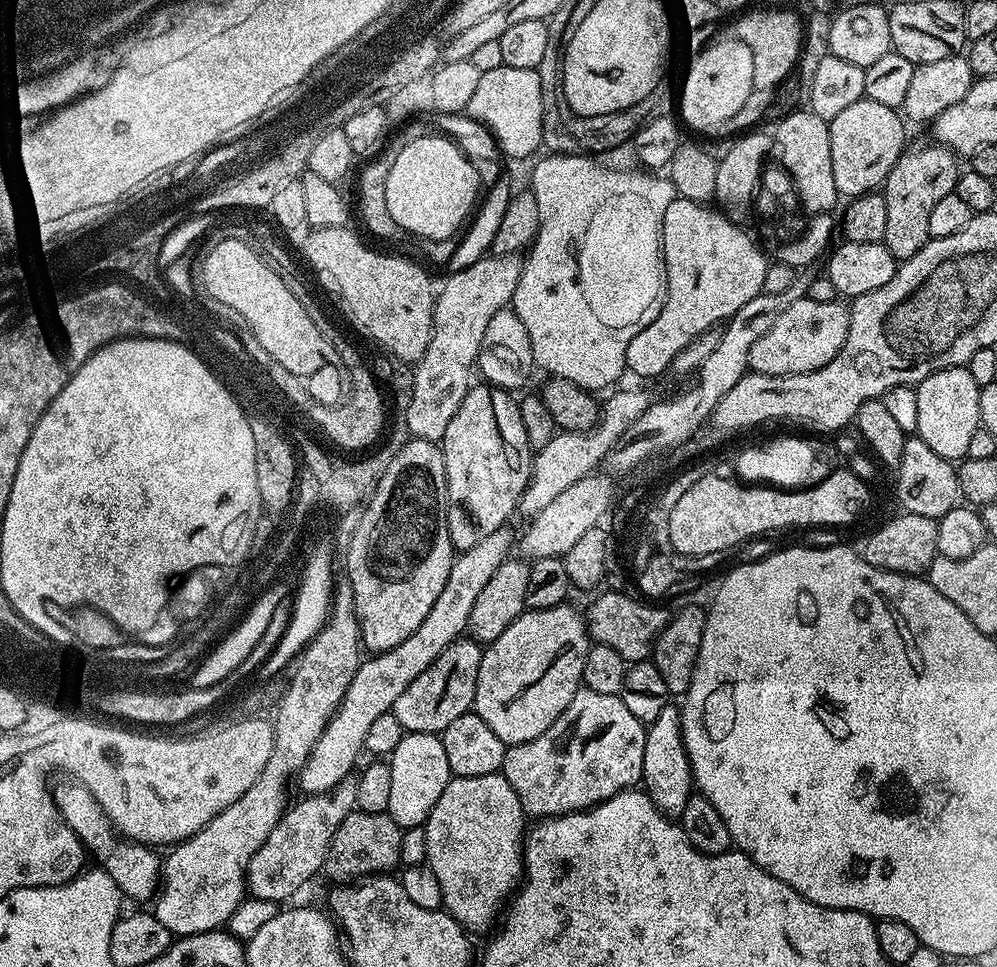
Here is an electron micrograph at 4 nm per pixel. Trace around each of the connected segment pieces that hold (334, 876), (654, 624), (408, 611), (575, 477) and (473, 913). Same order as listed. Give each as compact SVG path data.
M355 811L343 819L342 826L334 834L330 842L328 857L324 863L324 872L332 882L355 882L365 876L373 874L388 874L393 871L392 867L400 864L400 827L394 822L394 818L387 812L370 814L369 812Z
M601 591L596 601L586 608L586 623L589 637L602 646L618 653L625 662L647 660L652 655L652 648L660 637L660 631L666 627L670 612L664 608L651 608L651 603L643 599L635 600L624 592Z
M434 440L407 441L396 452L396 457L384 464L379 480L371 493L368 509L360 512L358 530L346 546L348 572L346 579L354 590L356 616L360 620L360 638L369 653L385 652L410 638L430 614L438 594L450 578L454 549L448 529L448 487L446 466L441 445Z
M624 388L621 392L613 391L608 401L603 401L601 410L600 410L600 421L598 421L593 428L588 432L565 432L563 430L557 431L556 437L554 437L551 442L547 446L542 446L542 450L538 453L535 453L534 459L532 461L532 478L529 480L528 484L524 487L524 493L520 495L520 503L518 505L519 515L524 515L524 518L531 518L533 516L537 516L542 510L546 510L546 506L550 506L550 502L554 502L554 498L558 498L558 494L562 494L562 490L567 490L569 486L574 486L574 482L578 482L582 478L586 478L587 476L593 475L597 471L596 468L605 463L608 459L608 455L610 454L610 450L613 446L620 441L622 438L622 434L626 434L626 430L630 430L630 426L634 426L634 422L638 422L638 418L642 418L642 414L646 411L650 403L650 397L647 396L646 393L643 392L640 388Z
M499 771L477 776L453 776L446 790L442 790L442 798L434 802L434 810L430 810L428 821L422 826L426 830L426 863L438 878L443 911L454 917L461 928L469 933L475 934L488 927L491 929L497 923L506 901L521 883L526 839L524 820L526 813L514 786L510 786L503 771Z

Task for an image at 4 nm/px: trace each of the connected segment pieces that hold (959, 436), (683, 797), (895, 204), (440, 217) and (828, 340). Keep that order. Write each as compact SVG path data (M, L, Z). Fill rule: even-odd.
M967 366L938 370L927 376L925 380L921 380L919 384L915 385L918 394L918 426L915 435L920 436L922 442L926 442L926 446L930 446L930 450L934 450L934 454L942 454L942 458L953 462L965 459L970 450L970 437L974 435L974 430L980 428L980 419L978 418L980 389L981 385L974 382Z
M668 703L646 728L646 750L642 754L642 774L640 775L643 791L658 806L664 816L679 818L686 810L686 802L694 795L694 781L690 758L682 742L680 709L675 703Z
M929 142L921 148L909 147L898 158L882 185L886 198L886 234L883 243L894 254L897 262L909 260L930 239L930 214L934 205L946 194L956 191L962 171L961 161L955 152L943 144Z
M425 134L422 138L410 142L404 147L402 154L398 154L394 166L390 166L390 178L386 178L386 207L400 230L413 232L416 238L440 240L455 237L455 232L459 233L465 227L466 221L477 207L482 183L477 165L460 153L458 145L443 134L435 135Z
M795 300L784 311L782 318L778 318L778 322L774 322L774 326L770 326L770 330L766 330L754 346L750 346L749 369L775 376L817 372L836 357L838 350L842 350L850 326L848 314L849 309L845 305L843 308L836 300Z

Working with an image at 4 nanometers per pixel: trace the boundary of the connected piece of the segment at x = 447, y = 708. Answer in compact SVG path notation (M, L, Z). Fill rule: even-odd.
M461 638L451 644L394 702L393 714L402 722L405 732L434 732L442 734L454 718L462 718L476 703L478 666L482 662L484 648L471 638Z

